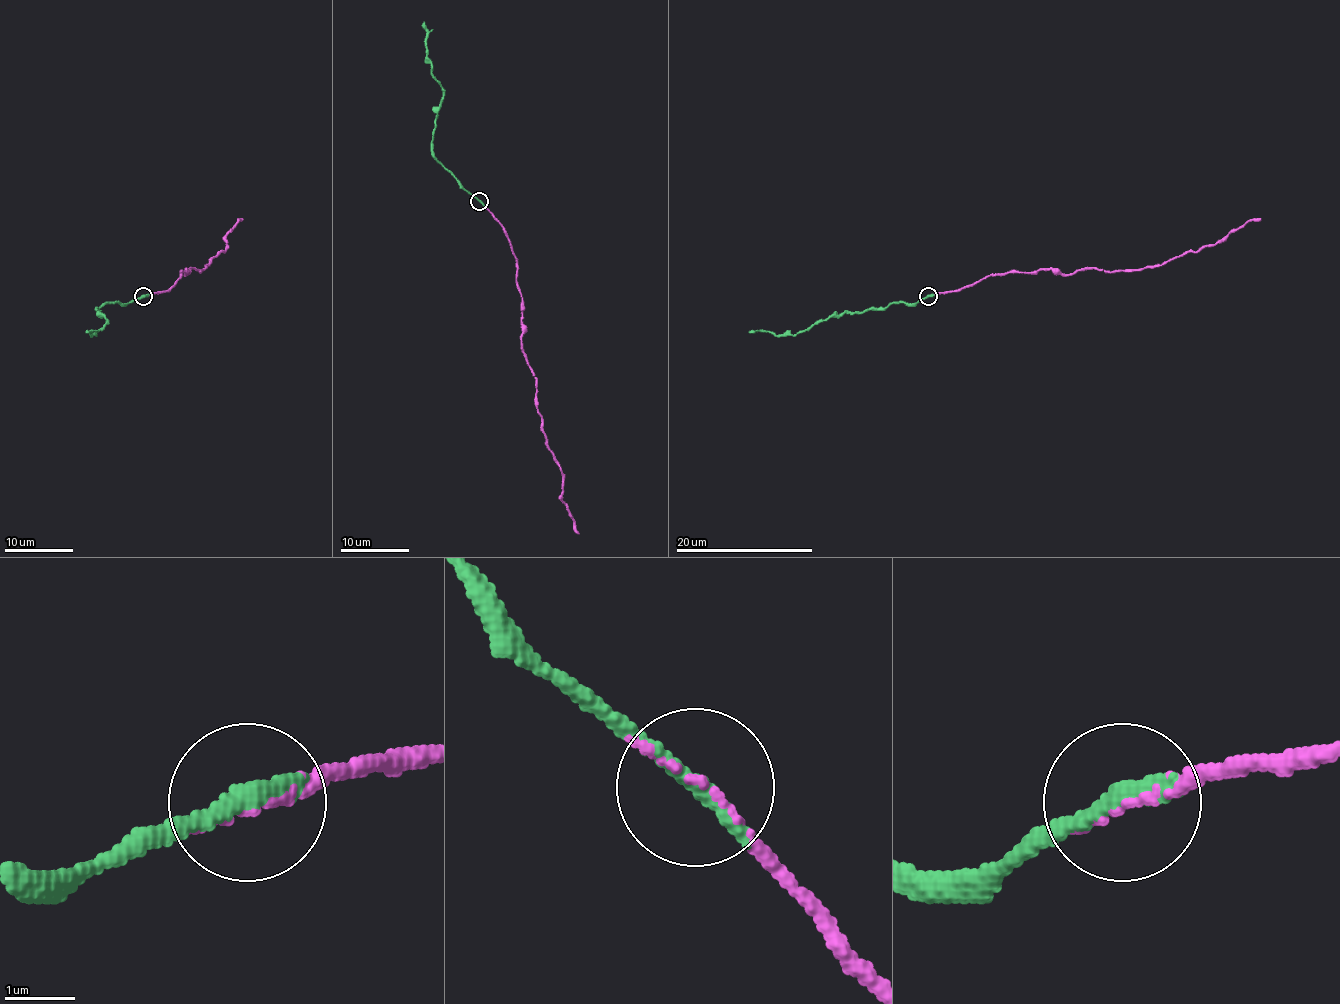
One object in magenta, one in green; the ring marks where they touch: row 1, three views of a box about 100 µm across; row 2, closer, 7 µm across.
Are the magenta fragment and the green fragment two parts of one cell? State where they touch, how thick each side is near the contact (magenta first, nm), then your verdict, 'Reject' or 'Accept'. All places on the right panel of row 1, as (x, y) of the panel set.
Place: (928, 296). Thickness 70 nm (magenta) against 360 nm. Accept

